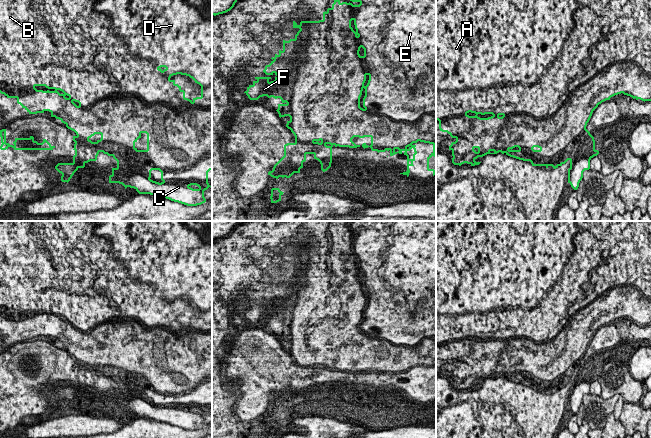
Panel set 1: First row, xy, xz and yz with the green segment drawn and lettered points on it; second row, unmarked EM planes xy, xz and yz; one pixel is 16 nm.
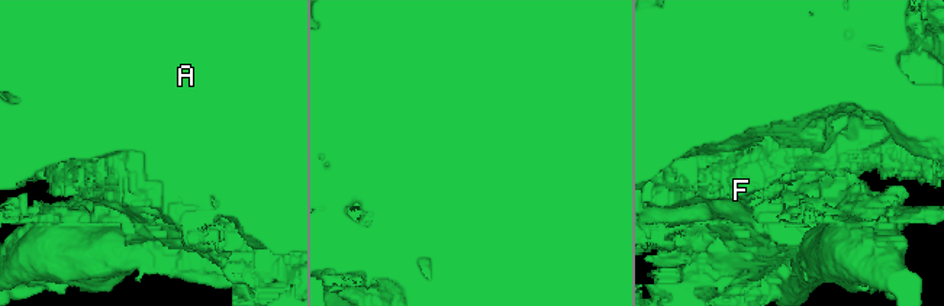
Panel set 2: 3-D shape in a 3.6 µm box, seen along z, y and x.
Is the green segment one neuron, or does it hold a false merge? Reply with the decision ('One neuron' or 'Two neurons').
Two neurons

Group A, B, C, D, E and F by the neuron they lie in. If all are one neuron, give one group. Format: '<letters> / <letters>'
A B D E F / C

